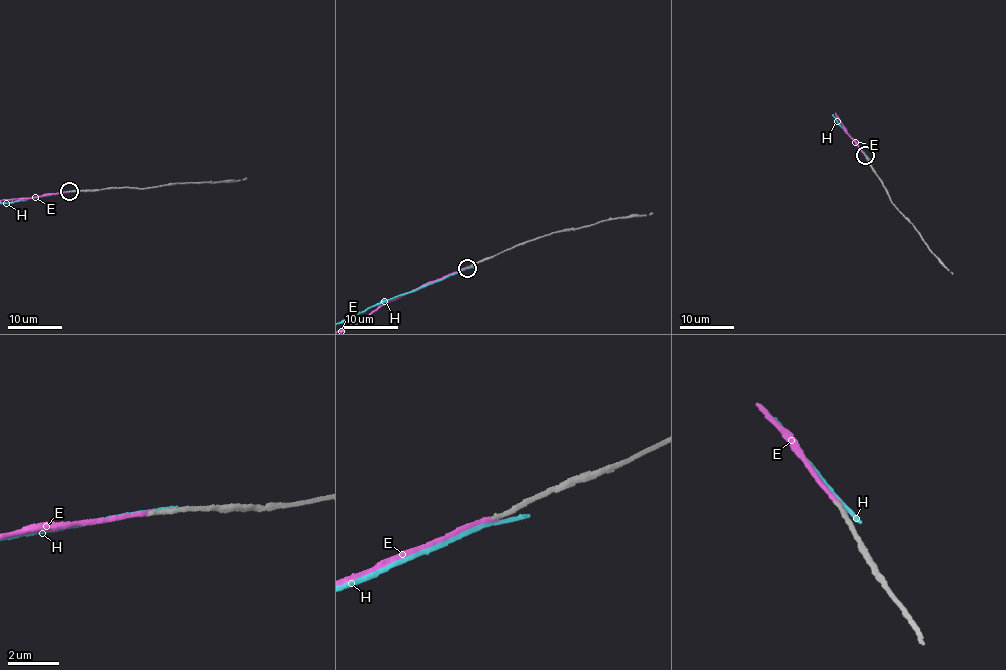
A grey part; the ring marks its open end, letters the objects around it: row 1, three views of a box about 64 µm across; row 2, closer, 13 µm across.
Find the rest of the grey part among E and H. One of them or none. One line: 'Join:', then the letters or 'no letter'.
Join: E

